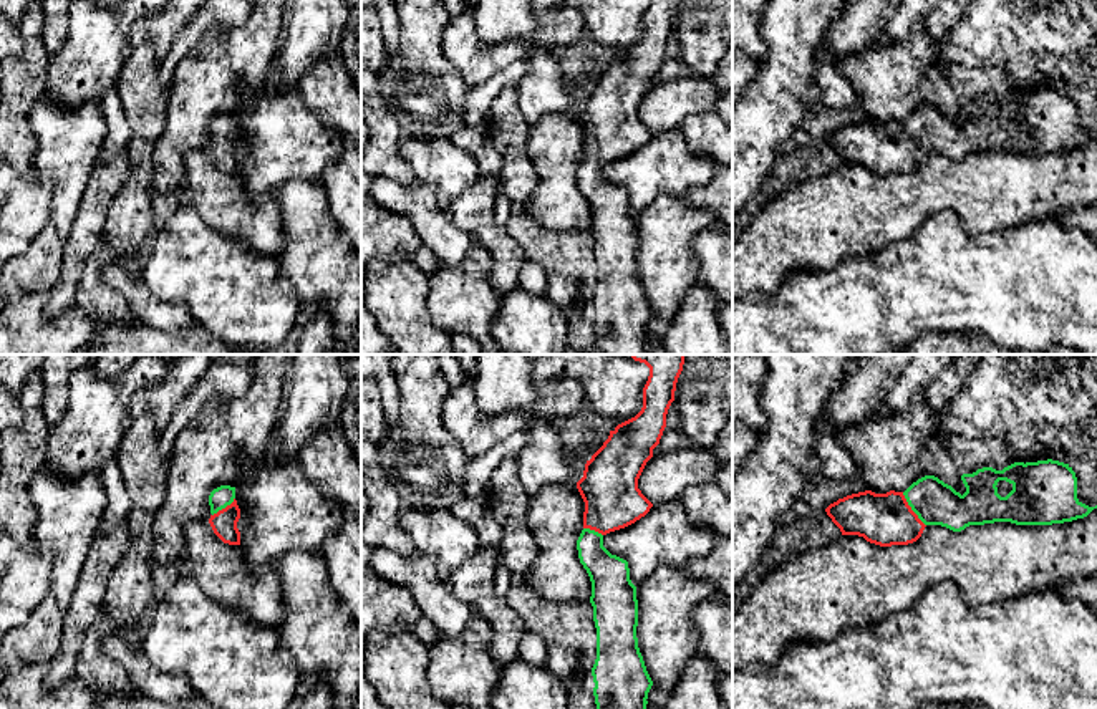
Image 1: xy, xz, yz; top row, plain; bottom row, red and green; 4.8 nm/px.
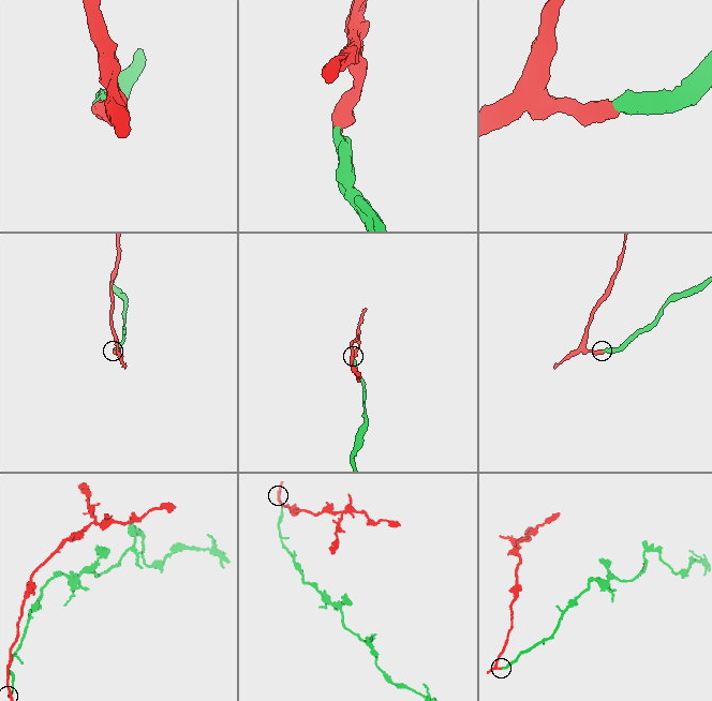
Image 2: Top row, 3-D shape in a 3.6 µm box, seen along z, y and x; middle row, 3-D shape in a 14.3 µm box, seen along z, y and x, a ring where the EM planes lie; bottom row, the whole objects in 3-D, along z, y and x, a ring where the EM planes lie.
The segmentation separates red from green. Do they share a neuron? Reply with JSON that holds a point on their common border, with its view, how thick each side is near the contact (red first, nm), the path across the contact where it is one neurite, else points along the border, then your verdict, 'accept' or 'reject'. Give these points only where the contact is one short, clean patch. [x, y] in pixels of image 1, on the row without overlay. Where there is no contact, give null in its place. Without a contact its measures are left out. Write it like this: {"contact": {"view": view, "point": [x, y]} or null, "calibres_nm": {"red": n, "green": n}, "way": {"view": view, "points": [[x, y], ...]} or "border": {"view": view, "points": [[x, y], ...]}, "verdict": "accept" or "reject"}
{"contact": {"view": "yz", "point": [910, 138]}, "calibres_nm": {"red": 260, "green": 220}, "way": {"view": "yz", "points": [[884, 148], [902, 146], [910, 138], [923, 131], [935, 131]]}, "verdict": "accept"}

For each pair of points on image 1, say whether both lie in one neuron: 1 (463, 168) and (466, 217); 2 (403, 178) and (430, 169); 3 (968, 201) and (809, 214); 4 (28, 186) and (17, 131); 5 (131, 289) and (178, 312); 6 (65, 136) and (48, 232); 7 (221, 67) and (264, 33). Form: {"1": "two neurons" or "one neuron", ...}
{"1": "two neurons", "2": "two neurons", "3": "one neuron", "4": "two neurons", "5": "one neuron", "6": "two neurons", "7": "one neuron"}

